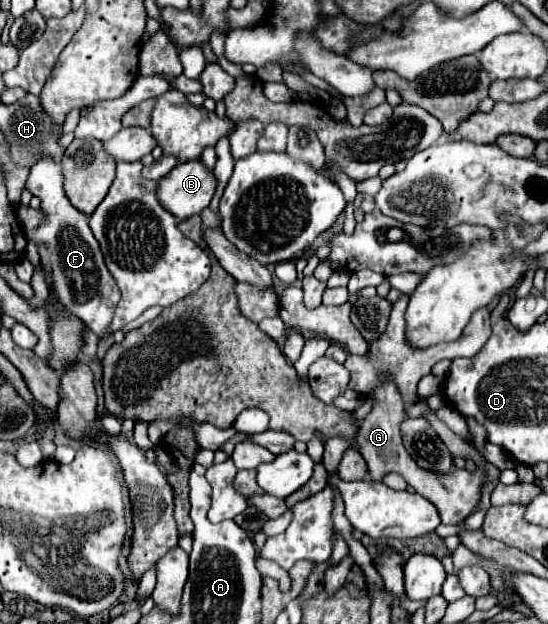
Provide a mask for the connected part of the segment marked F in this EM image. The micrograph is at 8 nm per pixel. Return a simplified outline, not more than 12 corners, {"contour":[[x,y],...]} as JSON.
{"contour":[[44,153],[26,189],[52,297],[102,337],[120,291],[88,217]]}

